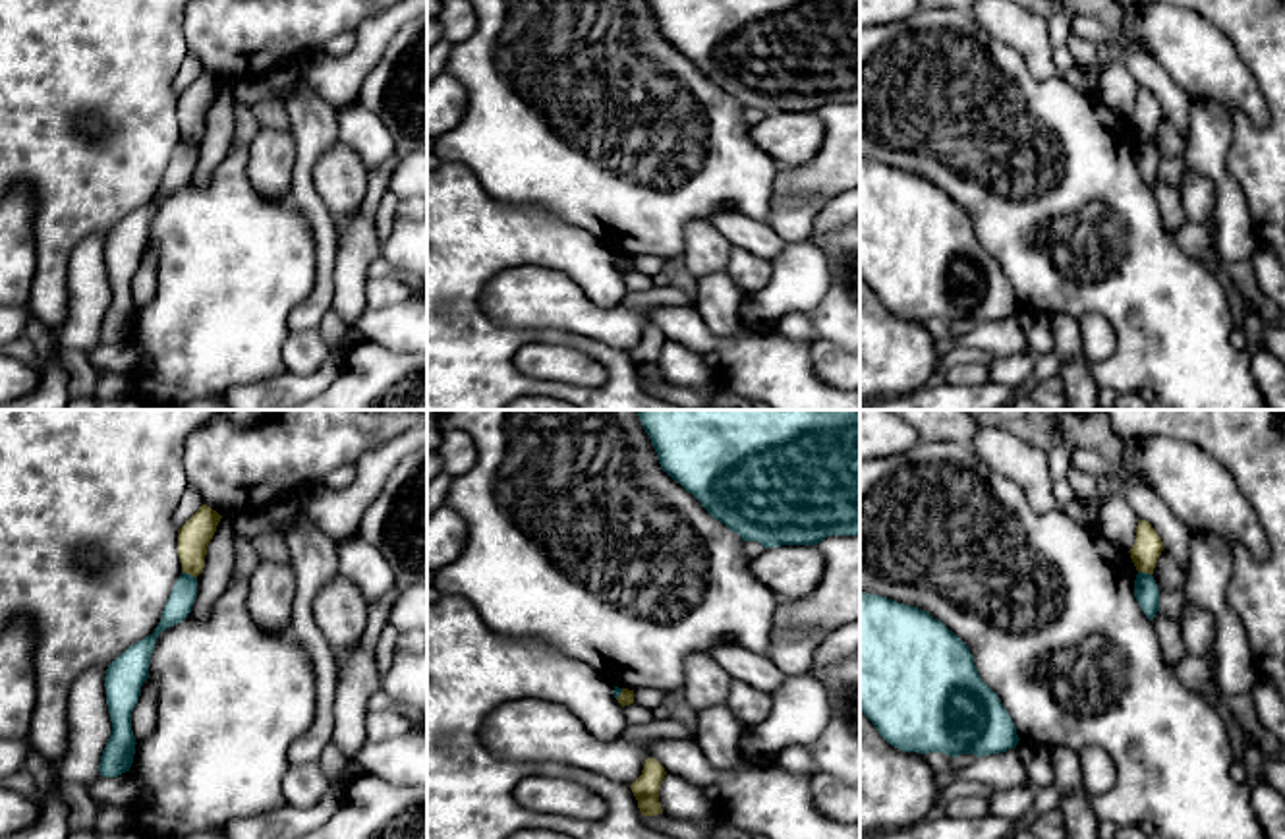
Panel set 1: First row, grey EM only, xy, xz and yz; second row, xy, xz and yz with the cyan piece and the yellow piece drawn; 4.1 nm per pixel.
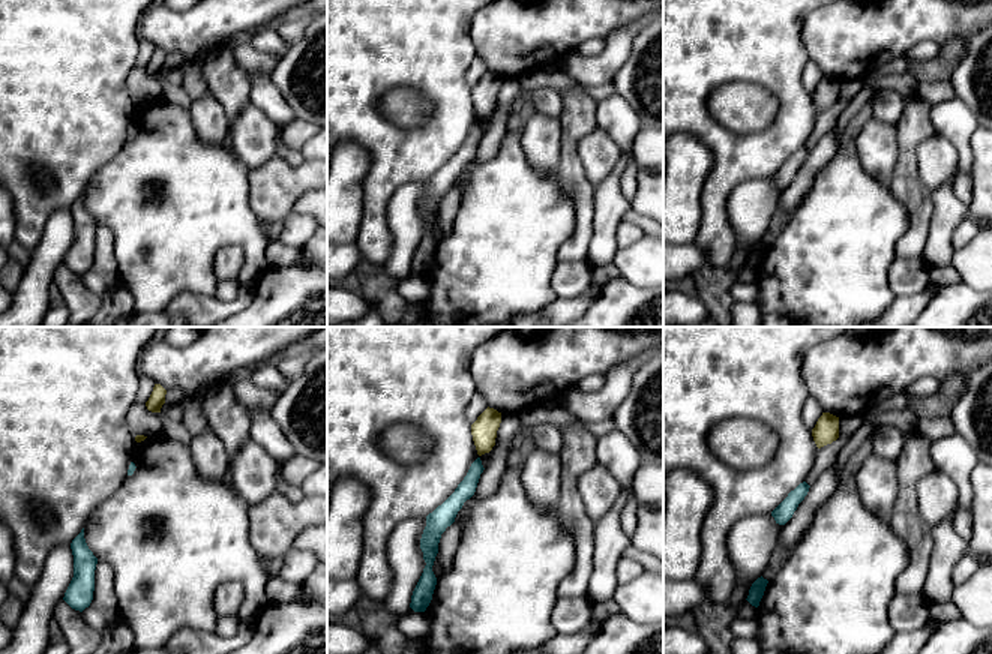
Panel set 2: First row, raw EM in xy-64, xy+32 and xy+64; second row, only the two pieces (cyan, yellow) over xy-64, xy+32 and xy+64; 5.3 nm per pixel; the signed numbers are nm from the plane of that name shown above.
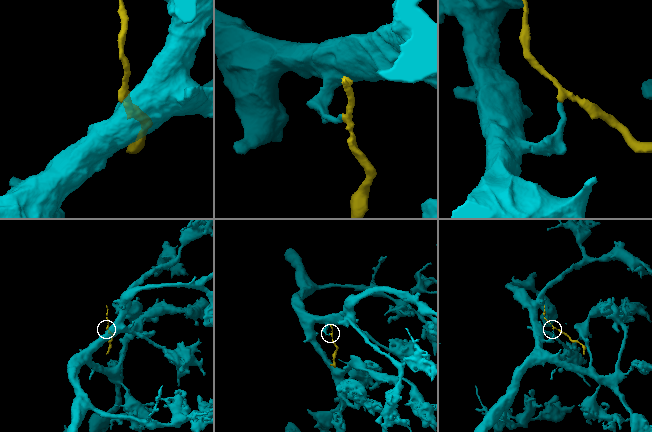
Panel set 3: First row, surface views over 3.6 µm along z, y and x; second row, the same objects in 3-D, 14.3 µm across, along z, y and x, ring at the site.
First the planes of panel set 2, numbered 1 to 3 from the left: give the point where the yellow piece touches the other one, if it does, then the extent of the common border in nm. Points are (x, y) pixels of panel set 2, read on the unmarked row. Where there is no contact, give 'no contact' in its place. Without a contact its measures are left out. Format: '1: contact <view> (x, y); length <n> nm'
1: no contact
2: no contact
3: no contact

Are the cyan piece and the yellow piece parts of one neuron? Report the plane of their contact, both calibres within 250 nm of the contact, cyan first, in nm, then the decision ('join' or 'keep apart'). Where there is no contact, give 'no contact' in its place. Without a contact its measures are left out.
xy | 110/140 nm | keep apart

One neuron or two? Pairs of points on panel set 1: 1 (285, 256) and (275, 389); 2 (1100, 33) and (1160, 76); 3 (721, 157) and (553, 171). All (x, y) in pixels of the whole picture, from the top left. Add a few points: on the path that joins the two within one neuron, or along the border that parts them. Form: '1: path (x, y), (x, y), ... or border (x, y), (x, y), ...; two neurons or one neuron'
1: border (285, 370), (265, 379), (232, 387); two neurons
2: path (1115, 43), (1144, 70); one neuron
3: path (679, 190), (673, 196), (661, 196), (596, 171); one neuron

